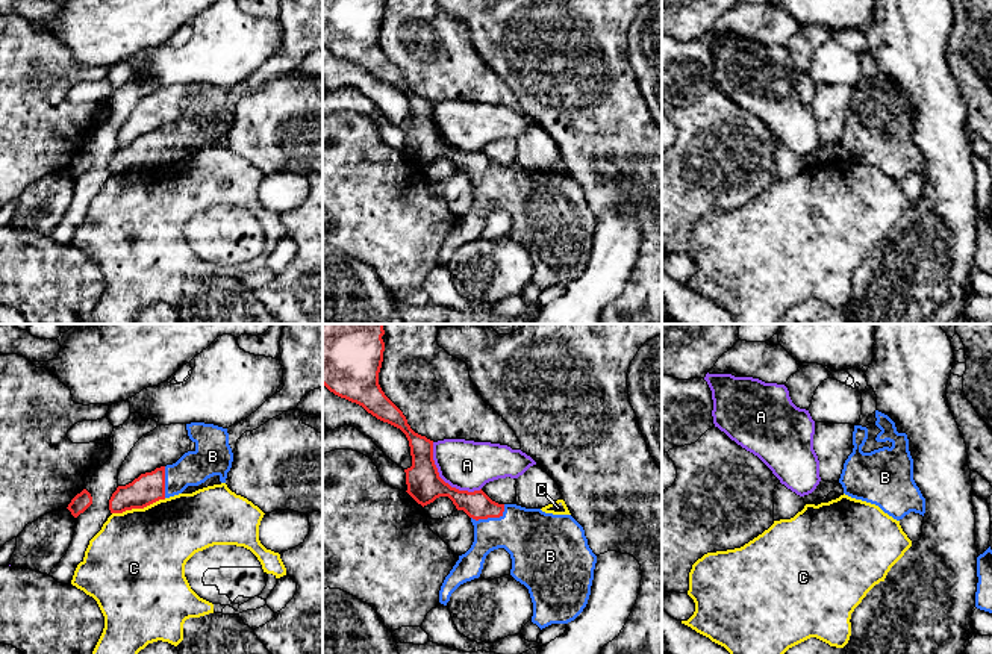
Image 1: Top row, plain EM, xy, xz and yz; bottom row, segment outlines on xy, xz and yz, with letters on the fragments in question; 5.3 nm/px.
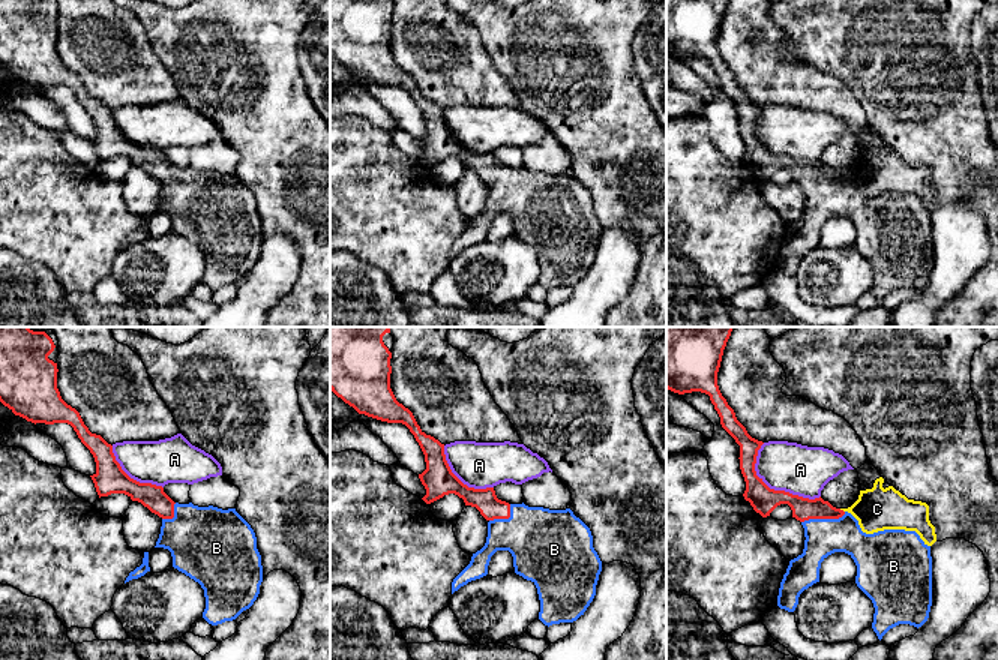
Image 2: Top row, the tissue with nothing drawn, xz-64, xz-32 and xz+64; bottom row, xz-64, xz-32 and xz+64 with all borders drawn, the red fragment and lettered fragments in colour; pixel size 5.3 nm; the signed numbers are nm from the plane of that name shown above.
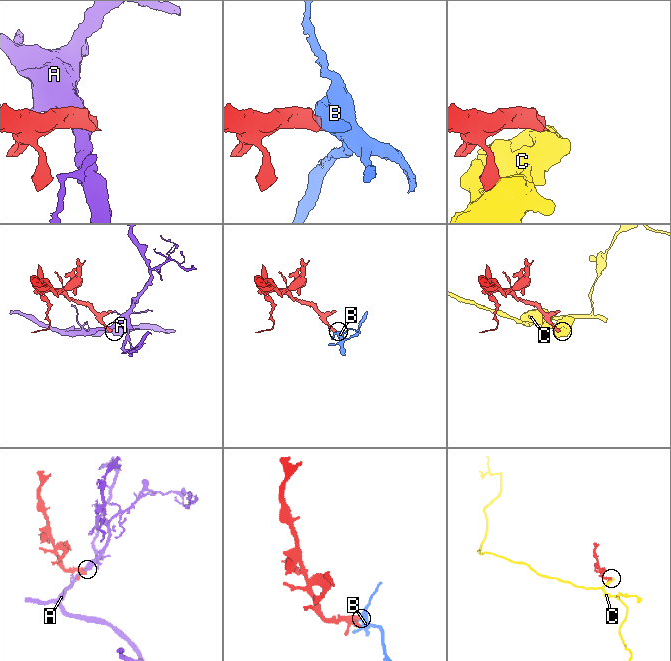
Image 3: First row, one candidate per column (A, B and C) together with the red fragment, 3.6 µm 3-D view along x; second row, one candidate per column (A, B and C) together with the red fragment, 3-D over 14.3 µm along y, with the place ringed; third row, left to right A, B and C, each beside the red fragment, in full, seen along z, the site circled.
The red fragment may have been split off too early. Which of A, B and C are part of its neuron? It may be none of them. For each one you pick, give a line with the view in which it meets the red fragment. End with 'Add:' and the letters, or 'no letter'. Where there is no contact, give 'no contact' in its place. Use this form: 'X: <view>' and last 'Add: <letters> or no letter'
B: xz
Add: B

